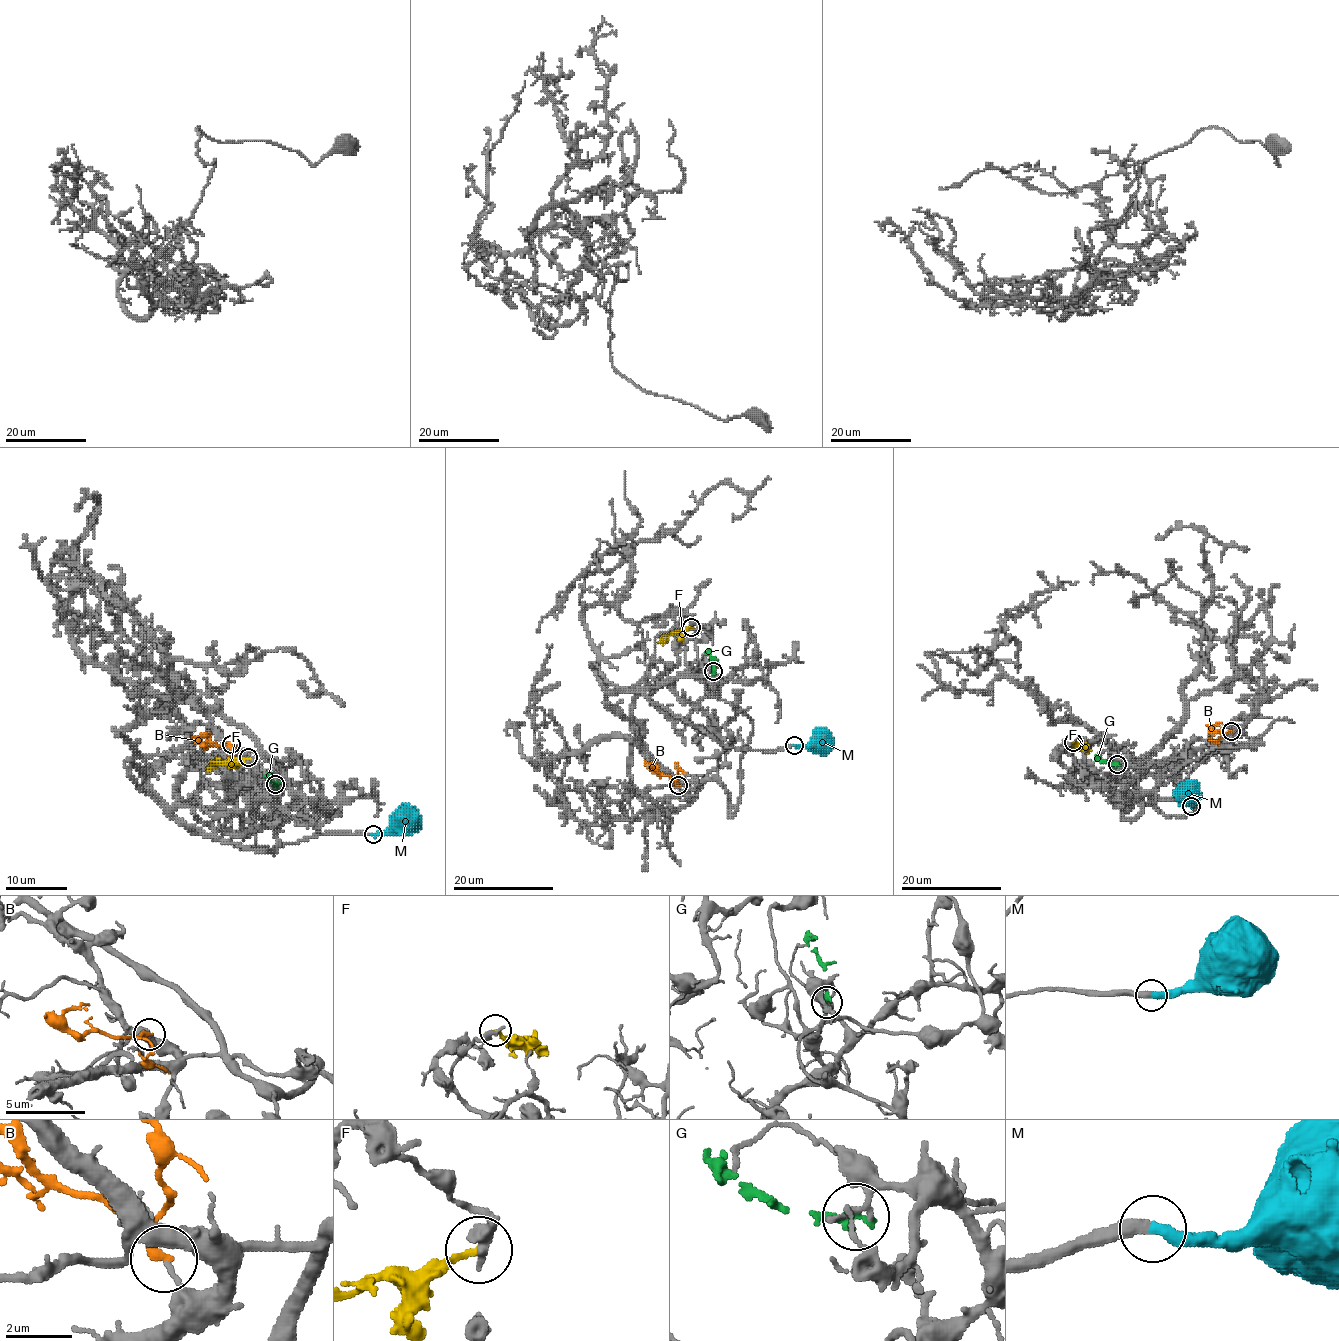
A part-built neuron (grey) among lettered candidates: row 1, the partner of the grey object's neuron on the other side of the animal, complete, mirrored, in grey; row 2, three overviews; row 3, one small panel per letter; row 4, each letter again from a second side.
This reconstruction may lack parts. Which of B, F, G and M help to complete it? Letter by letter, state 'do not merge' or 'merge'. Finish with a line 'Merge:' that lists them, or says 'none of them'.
B: do not merge
F: do not merge
G: do not merge
M: merge
Merge: M

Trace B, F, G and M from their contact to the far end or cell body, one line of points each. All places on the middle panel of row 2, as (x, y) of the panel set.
B: (678, 785), (654, 766), (650, 768), (659, 776)
F: (692, 626), (667, 634), (658, 641)
G: (713, 672), (713, 659), (707, 649)
M: (794, 746), (822, 749), (831, 741)

